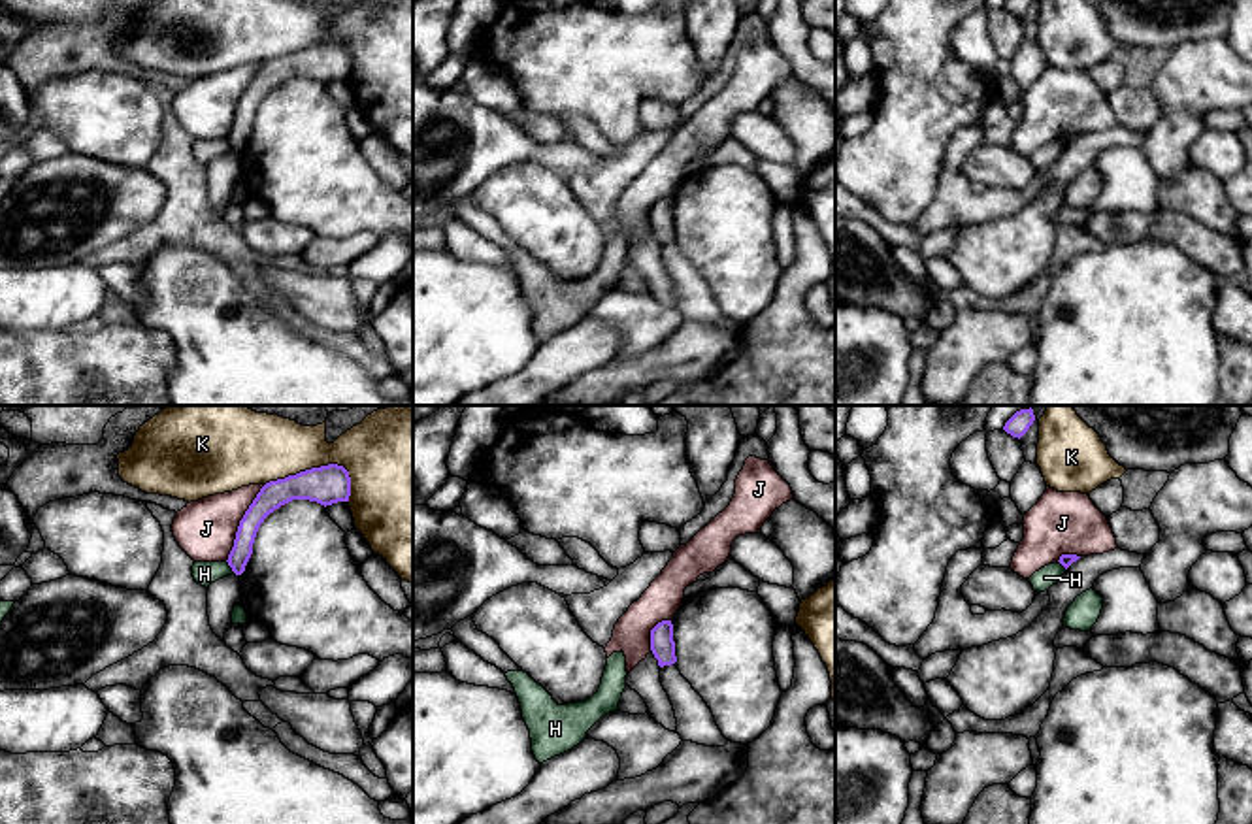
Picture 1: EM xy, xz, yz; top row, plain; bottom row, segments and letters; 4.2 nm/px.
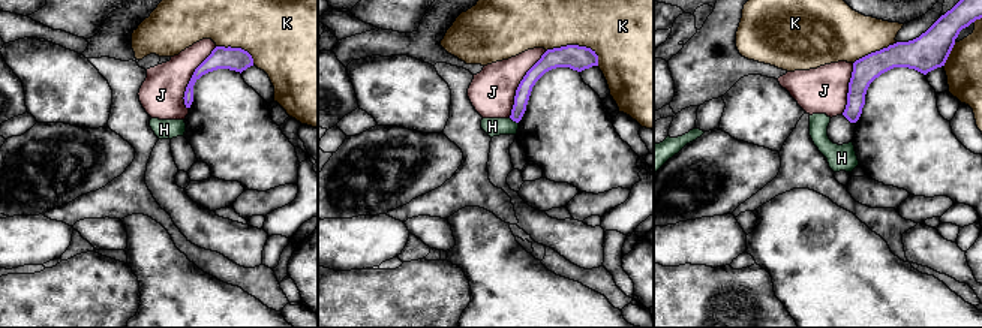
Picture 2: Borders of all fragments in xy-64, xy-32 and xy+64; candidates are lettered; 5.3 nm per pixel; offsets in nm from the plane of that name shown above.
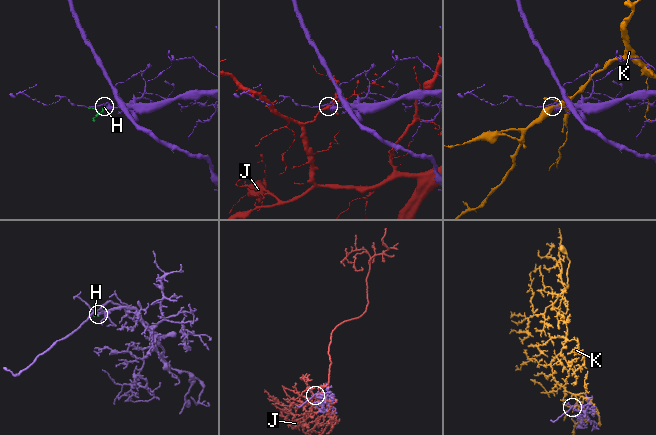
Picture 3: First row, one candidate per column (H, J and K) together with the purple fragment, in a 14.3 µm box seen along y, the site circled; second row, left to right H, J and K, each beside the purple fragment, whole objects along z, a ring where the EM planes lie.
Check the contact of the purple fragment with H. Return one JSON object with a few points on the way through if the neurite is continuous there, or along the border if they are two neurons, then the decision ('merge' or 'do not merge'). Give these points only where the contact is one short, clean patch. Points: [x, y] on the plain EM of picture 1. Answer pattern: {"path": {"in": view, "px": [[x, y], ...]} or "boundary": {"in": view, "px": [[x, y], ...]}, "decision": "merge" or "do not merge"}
{"boundary": {"in": "xy", "px": [[227, 138], [234, 149]]}, "decision": "do not merge"}

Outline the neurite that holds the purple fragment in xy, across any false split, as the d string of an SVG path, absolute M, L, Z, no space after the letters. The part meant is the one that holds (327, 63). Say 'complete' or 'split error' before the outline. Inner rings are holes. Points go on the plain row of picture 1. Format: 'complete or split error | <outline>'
complete | M328 41L311 45L285 57L266 60L243 96L239 98L228 143L236 153L245 149L253 132L253 121L264 96L292 77L309 77L321 83L349 79L351 55L343 43Z

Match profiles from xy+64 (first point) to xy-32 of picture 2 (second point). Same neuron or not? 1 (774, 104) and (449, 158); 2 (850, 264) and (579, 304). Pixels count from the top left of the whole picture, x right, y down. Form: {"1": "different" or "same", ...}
{"1": "different", "2": "same"}

